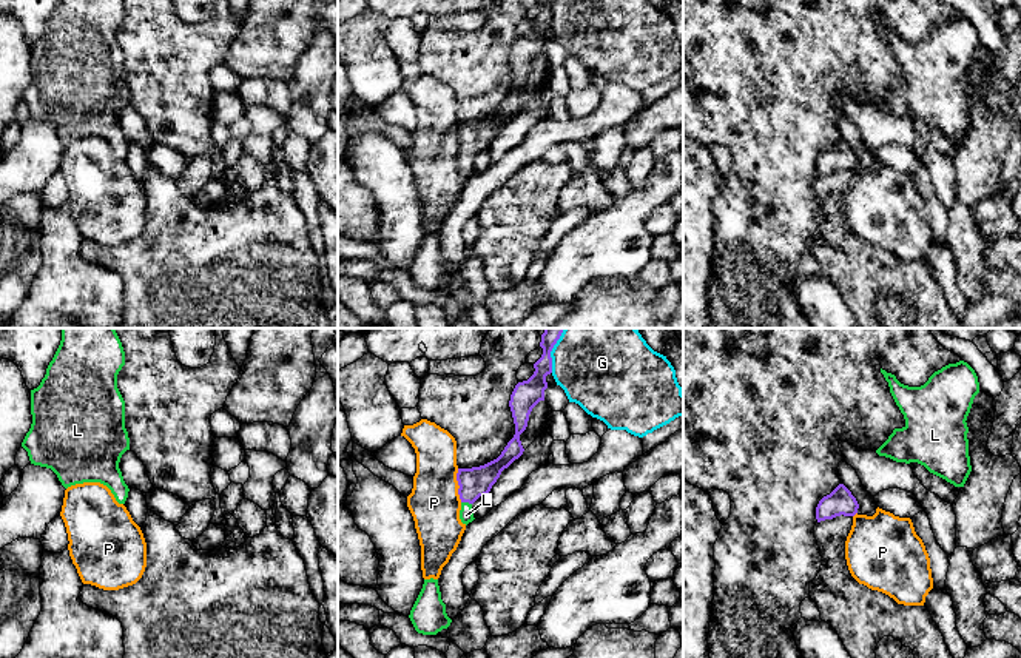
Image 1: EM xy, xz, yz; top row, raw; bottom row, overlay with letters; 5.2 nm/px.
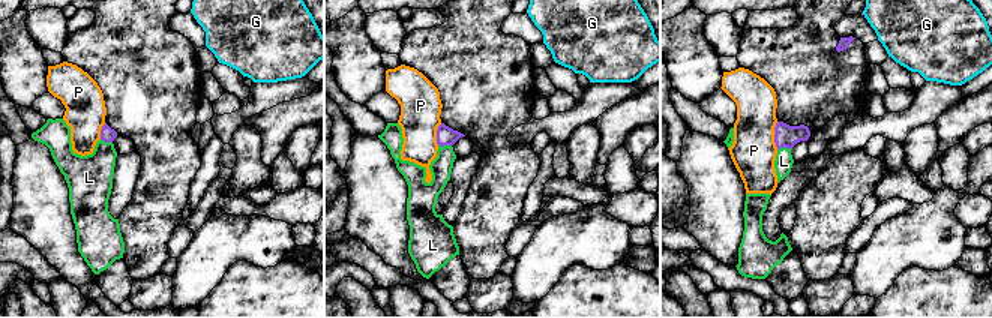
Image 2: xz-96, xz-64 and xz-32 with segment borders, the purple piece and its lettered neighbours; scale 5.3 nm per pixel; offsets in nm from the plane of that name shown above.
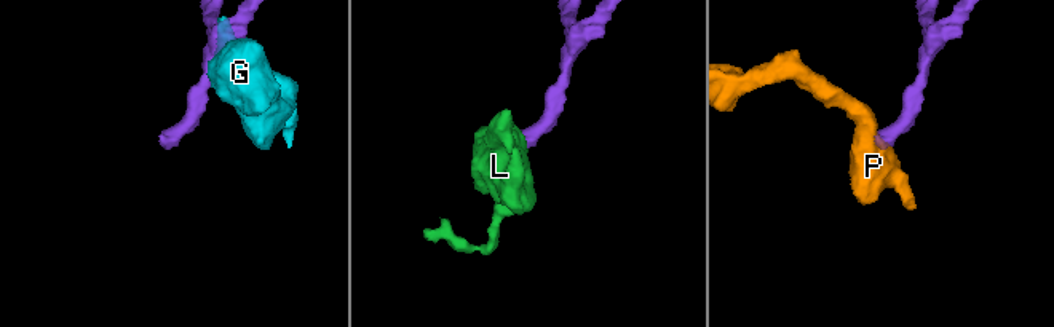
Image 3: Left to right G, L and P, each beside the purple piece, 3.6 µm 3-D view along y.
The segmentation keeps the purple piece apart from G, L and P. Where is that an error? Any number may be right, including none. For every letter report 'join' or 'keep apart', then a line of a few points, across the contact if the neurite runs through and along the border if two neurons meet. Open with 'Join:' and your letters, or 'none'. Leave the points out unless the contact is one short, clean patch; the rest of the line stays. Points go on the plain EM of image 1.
Join: L
G: keep apart
L: join | xz (477, 136), (471, 142), (466, 156), (466, 170)
P: keep apart | xz (457, 124), (458, 153), (461, 156)

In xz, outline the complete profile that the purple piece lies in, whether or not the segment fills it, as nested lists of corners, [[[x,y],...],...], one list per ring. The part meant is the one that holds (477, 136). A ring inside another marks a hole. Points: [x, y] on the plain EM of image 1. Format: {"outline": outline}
{"outline": [[[540,0],[543,3],[541,12],[534,18],[534,29],[523,37],[518,37],[510,49],[509,62],[512,66],[515,89],[507,97],[501,109],[480,122],[458,123],[458,149],[461,154],[460,174],[463,179],[472,177],[472,159],[484,149],[489,149],[492,140],[500,133],[501,126],[518,114],[524,103],[520,89],[526,85],[532,63],[544,55],[544,45],[548,43],[546,31],[552,28],[551,6],[554,0]]]}

